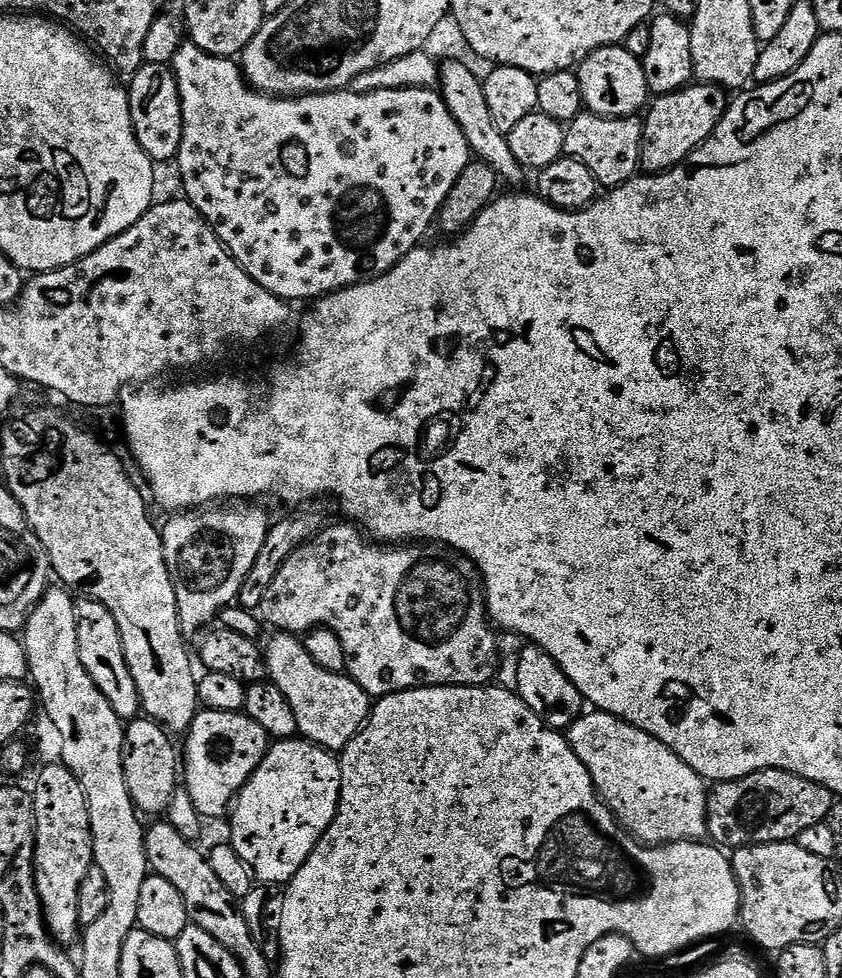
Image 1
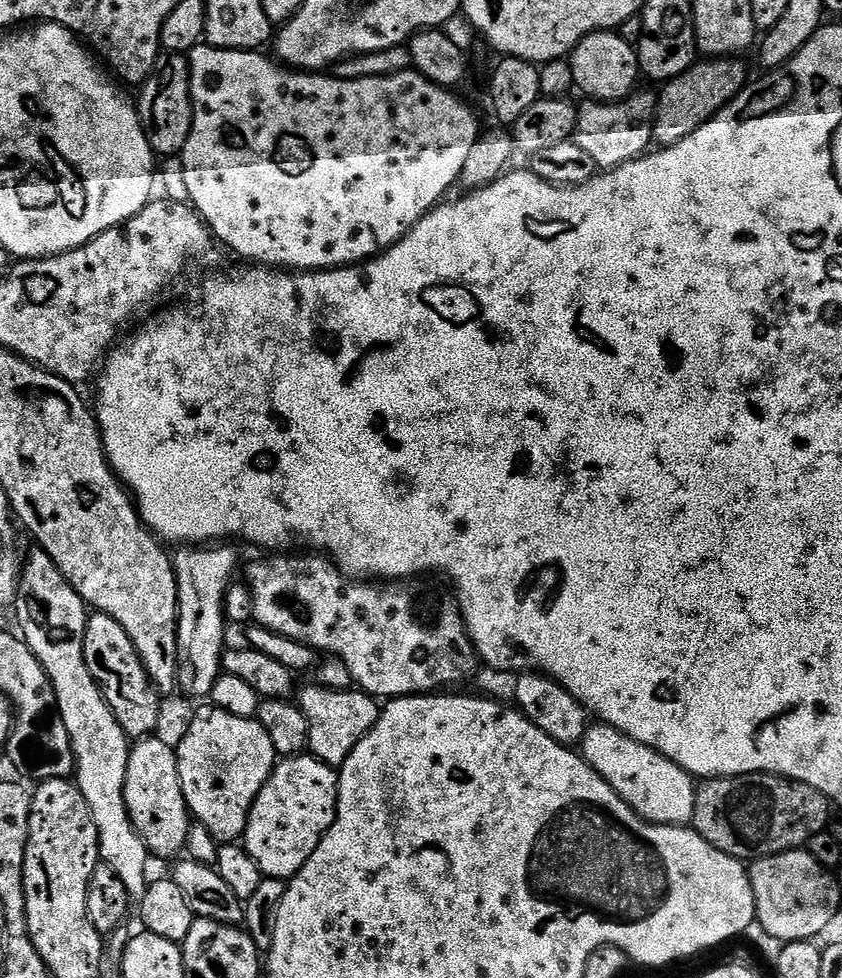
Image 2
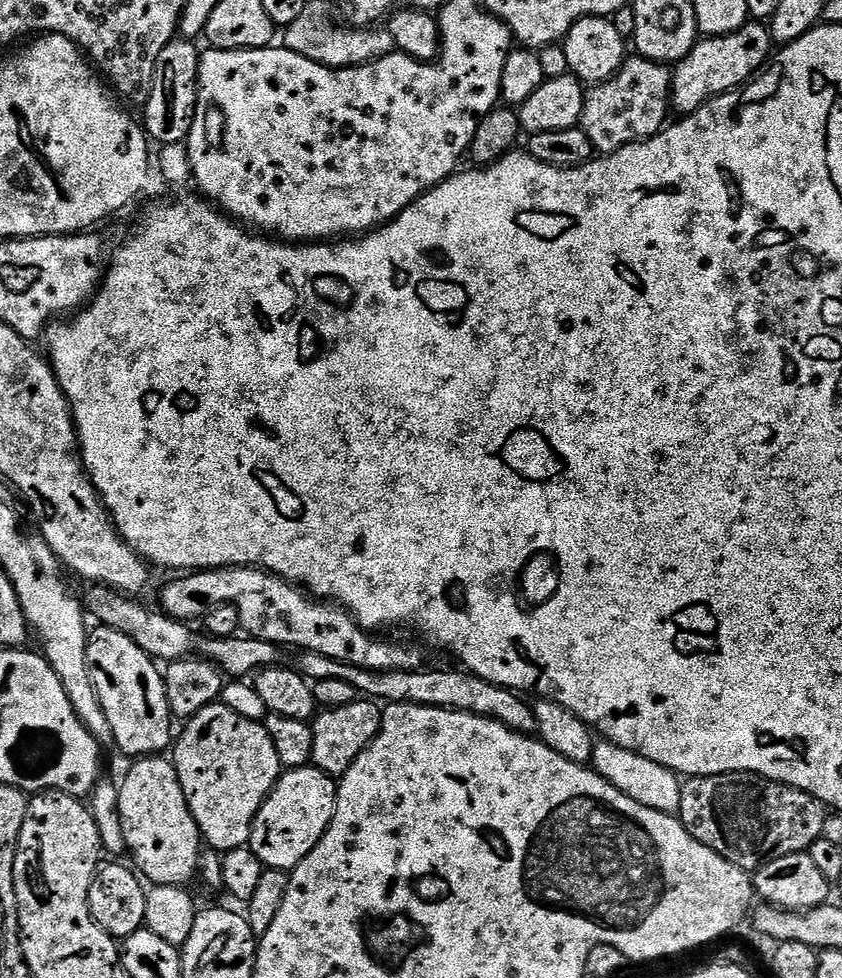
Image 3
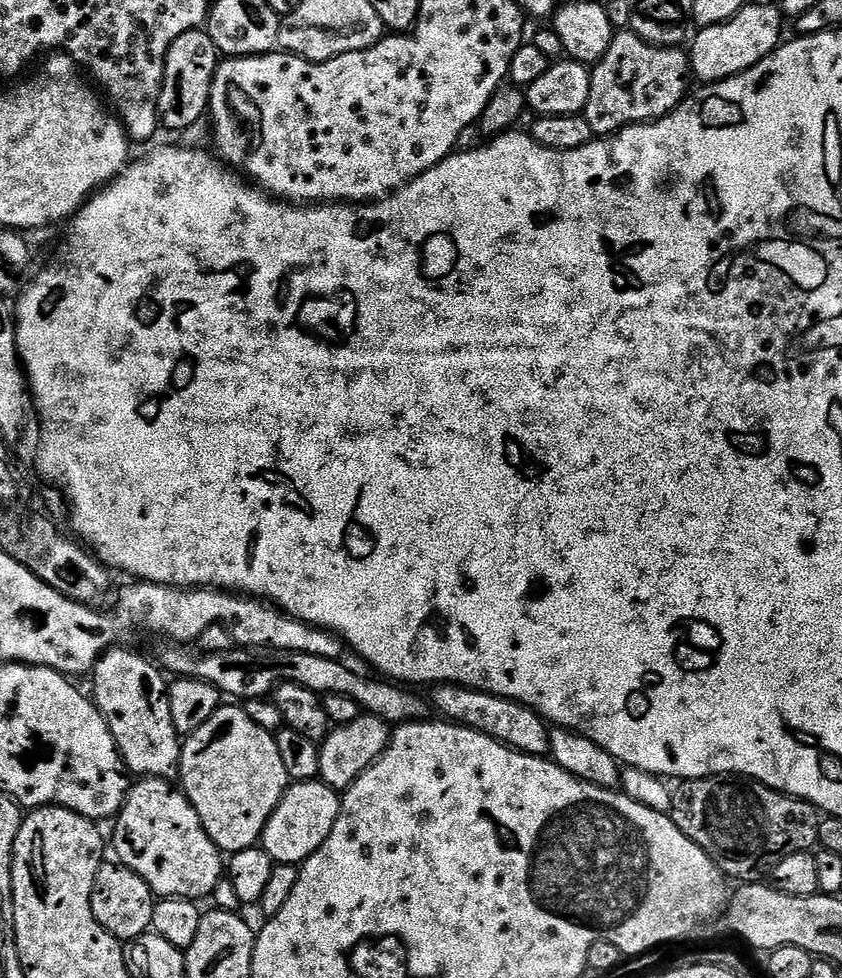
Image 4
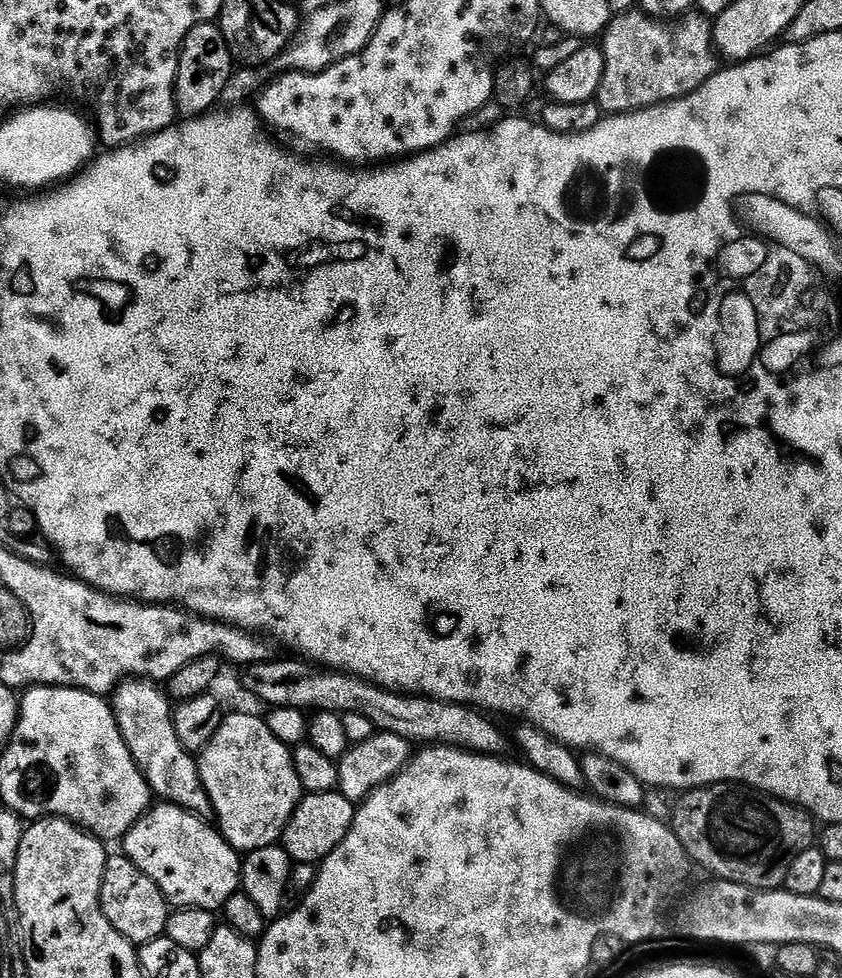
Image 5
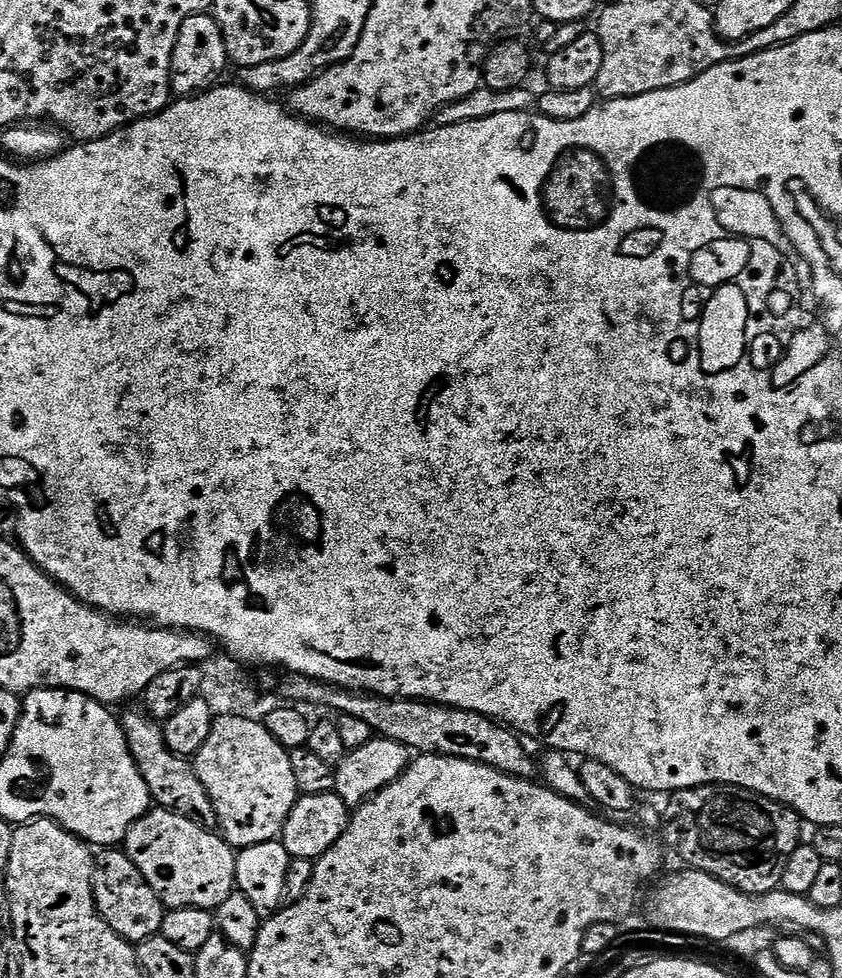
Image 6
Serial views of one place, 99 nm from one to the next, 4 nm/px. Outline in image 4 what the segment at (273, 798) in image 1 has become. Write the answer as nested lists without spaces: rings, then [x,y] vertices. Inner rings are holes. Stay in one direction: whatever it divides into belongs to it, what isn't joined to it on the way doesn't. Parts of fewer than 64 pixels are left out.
[[[319,779],[293,783],[266,822],[262,847],[276,864],[303,865],[330,838],[340,817],[341,793]]]

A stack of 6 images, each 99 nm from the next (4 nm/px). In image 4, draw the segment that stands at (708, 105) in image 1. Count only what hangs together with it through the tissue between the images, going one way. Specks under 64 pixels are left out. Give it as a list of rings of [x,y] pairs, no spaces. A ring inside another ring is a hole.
[[[745,3],[743,8],[726,22],[705,24],[695,33],[691,41],[692,75],[701,85],[717,84],[726,78],[734,78],[750,70],[762,58],[766,58],[779,48],[782,43],[780,35],[784,32],[786,17],[779,7],[772,4]]]

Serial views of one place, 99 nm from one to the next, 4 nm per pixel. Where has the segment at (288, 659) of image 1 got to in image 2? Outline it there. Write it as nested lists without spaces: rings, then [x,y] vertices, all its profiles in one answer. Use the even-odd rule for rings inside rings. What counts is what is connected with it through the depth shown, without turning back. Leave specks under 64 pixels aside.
[[[315,682],[309,684],[309,688],[302,689],[298,697],[308,727],[307,751],[324,764],[342,765],[346,758],[350,758],[354,746],[358,746],[362,738],[366,738],[374,722],[378,722],[381,705],[366,692],[352,688],[330,690],[320,687]]]

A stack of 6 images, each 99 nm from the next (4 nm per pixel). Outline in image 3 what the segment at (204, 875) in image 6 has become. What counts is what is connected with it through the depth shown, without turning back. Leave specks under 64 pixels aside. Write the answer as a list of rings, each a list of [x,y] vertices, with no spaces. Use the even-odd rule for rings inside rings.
[[[163,755],[146,756],[133,763],[136,765],[118,784],[118,810],[124,847],[127,855],[132,855],[131,863],[138,869],[139,875],[153,885],[179,888],[191,885],[191,880],[197,879],[202,837],[190,814],[186,794],[182,794],[176,765],[171,759],[164,759],[168,758]]]

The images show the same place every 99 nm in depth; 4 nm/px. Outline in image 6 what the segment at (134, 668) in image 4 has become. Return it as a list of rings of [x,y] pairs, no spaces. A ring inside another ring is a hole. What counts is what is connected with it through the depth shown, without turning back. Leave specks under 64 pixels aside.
[[[143,710],[128,712],[122,716],[122,727],[128,740],[128,748],[132,751],[132,757],[153,801],[161,809],[177,812],[180,816],[193,817],[204,828],[215,829],[217,822],[214,802],[210,802],[195,767],[185,757],[175,756],[170,746],[166,746],[163,727]]]

